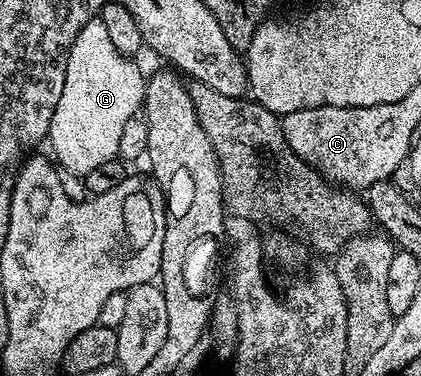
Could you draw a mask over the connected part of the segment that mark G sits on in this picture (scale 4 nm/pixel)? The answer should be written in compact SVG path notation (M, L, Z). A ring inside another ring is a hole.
M102 19L81 27L77 39L67 51L65 71L65 87L77 89L69 83L81 83L81 95L77 95L77 99L81 99L81 121L67 121L67 133L49 134L54 160L66 172L88 175L106 161L119 157L121 131L125 131L125 123L140 112L145 96L145 73L131 61L134 60L120 53L109 39L109 30Z

